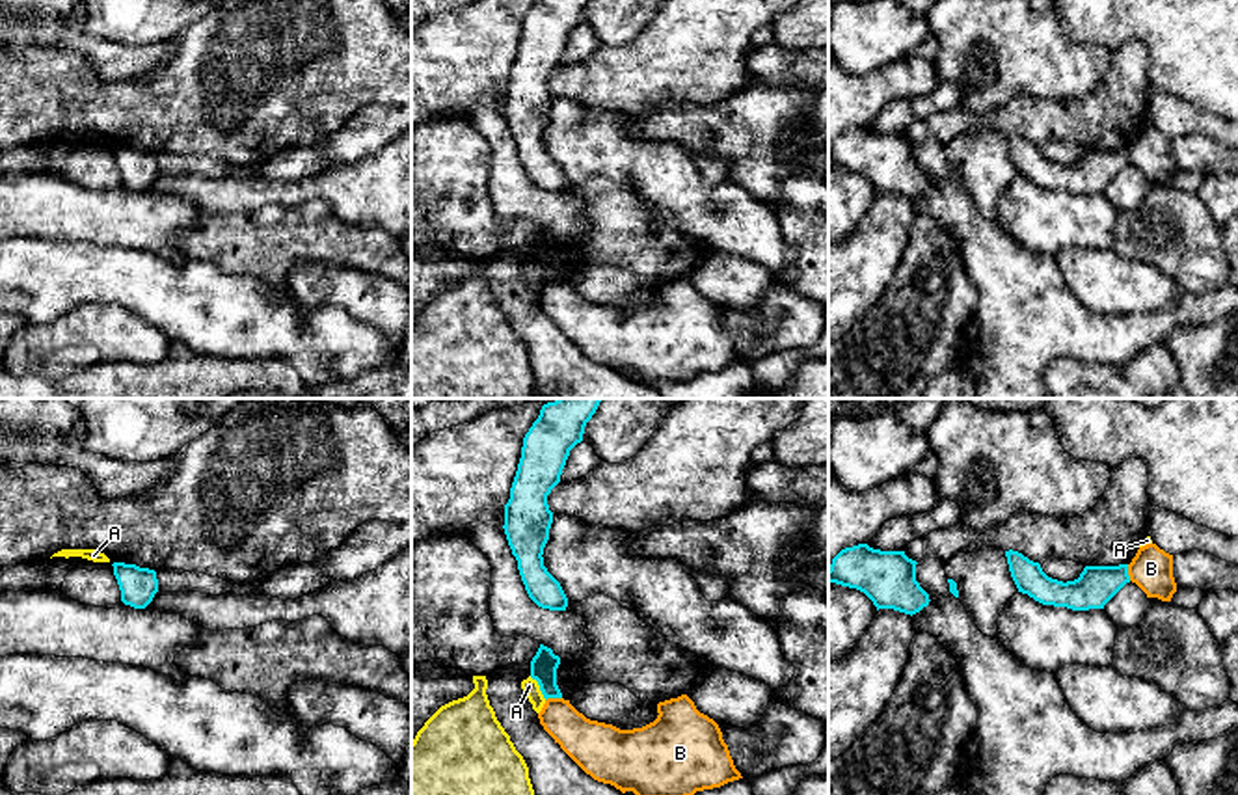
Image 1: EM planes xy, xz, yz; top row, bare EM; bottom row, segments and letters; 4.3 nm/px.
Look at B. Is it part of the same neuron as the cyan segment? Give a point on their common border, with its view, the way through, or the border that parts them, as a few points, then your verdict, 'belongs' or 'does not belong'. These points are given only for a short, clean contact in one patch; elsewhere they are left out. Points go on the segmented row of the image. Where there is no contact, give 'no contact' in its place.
xz (553, 697) | along xz (561, 697), (546, 700) | does not belong

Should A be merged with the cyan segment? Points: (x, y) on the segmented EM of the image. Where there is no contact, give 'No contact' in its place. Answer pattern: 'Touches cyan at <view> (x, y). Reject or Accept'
Touches cyan at xz (540, 687). Reject

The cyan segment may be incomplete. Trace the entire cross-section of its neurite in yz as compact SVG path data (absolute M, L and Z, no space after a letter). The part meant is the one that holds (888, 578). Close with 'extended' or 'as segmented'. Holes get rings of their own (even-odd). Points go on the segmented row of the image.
M868 544L841 549L828 568L828 583L864 592L879 609L916 614L929 594L916 581L916 560L905 551L881 551Z; as segmented

